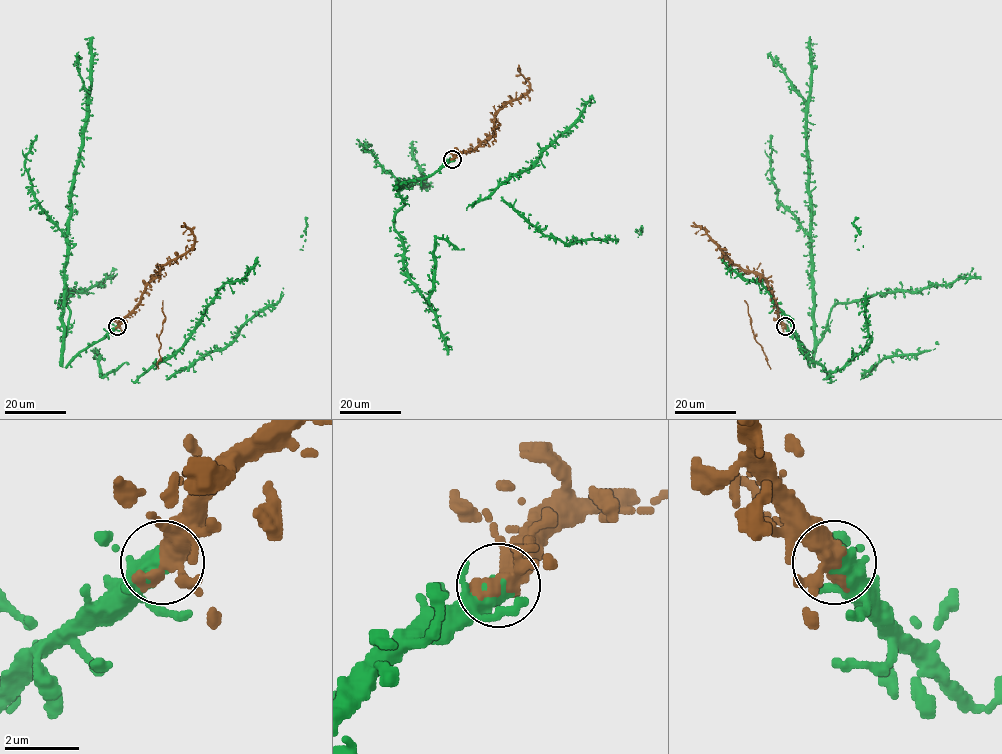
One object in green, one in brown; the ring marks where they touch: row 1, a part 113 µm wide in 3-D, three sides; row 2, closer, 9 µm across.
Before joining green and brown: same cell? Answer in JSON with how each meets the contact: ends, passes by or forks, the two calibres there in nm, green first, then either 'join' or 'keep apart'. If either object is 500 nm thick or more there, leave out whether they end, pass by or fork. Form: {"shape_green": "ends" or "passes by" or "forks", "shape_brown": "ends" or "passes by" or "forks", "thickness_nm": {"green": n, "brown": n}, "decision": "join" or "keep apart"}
{"shape_green": "passes by", "shape_brown": "forks", "thickness_nm": {"green": 440, "brown": 360}, "decision": "join"}

